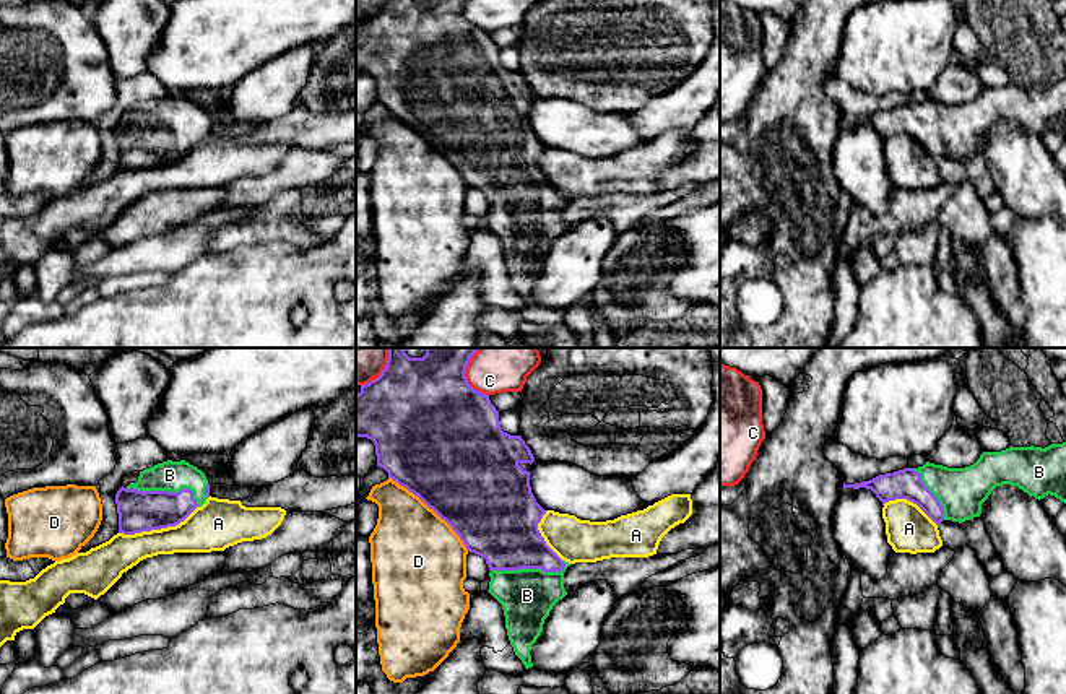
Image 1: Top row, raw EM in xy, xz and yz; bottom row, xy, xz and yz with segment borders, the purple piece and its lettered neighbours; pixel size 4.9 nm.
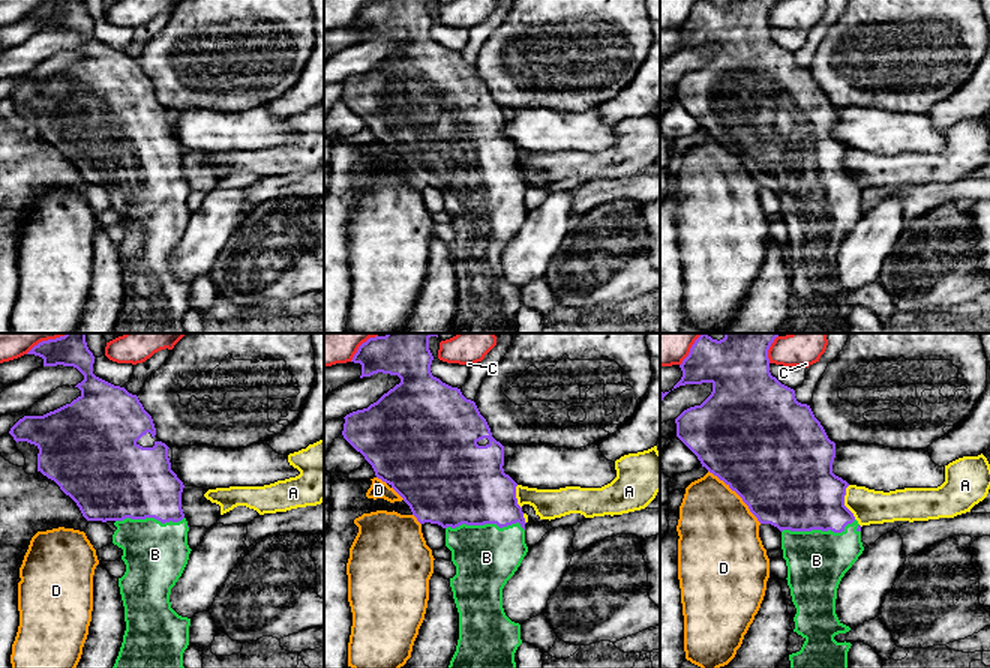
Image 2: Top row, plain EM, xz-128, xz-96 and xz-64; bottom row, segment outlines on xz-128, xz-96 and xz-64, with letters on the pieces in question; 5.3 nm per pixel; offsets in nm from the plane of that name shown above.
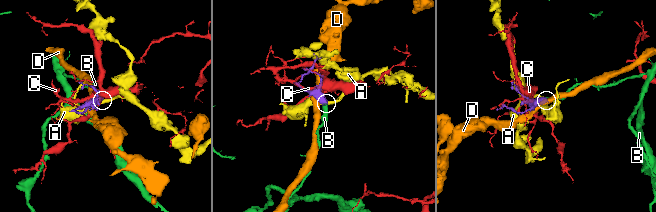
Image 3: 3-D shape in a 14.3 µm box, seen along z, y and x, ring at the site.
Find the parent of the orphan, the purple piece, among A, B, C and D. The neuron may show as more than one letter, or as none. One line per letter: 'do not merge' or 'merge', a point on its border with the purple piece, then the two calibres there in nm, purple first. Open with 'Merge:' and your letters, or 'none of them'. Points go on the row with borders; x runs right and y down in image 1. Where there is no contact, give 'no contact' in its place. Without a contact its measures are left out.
Merge: B
A: do not merge; contact xy (158, 529); calibres 200 and 220 nm
B: merge; contact xy (166, 491); calibres 200 and 150 nm
C: do not merge; contact xz (463, 376); calibres 500 and 300 nm
D: do not merge; contact xz (431, 507); calibres 500 and 440 nm

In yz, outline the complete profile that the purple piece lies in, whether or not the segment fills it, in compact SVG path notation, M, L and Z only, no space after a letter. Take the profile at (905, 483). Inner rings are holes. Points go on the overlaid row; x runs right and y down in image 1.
M1066 442L1045 449L1011 445L1001 452L983 452L965 468L926 462L869 481L843 483L843 488L871 489L882 505L907 499L938 525L942 520L962 523L980 517L982 504L1003 484L1017 486L1038 501L1050 494L1066 504Z

